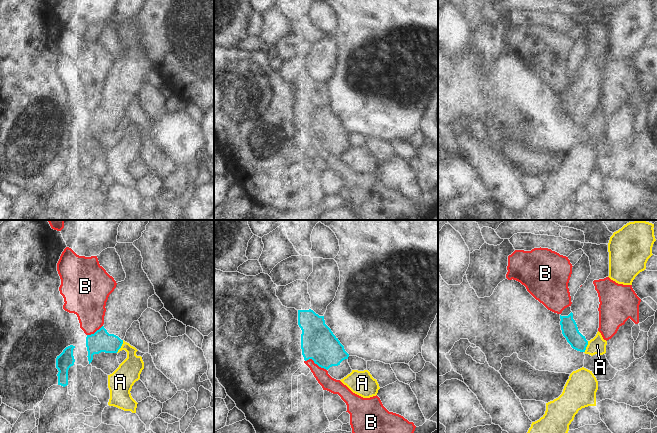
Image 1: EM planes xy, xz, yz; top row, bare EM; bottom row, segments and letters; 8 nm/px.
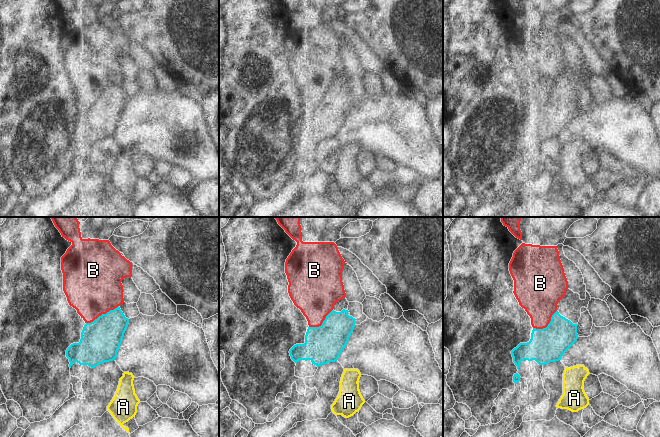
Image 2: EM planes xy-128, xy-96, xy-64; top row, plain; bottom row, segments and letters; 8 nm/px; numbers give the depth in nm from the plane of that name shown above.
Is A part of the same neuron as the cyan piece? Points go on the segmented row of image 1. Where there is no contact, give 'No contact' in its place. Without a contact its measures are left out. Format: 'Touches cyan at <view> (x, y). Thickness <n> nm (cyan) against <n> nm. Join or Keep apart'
Touches cyan at xy (120, 346). Thickness 180 nm (cyan) against 190 nm. Keep apart.

